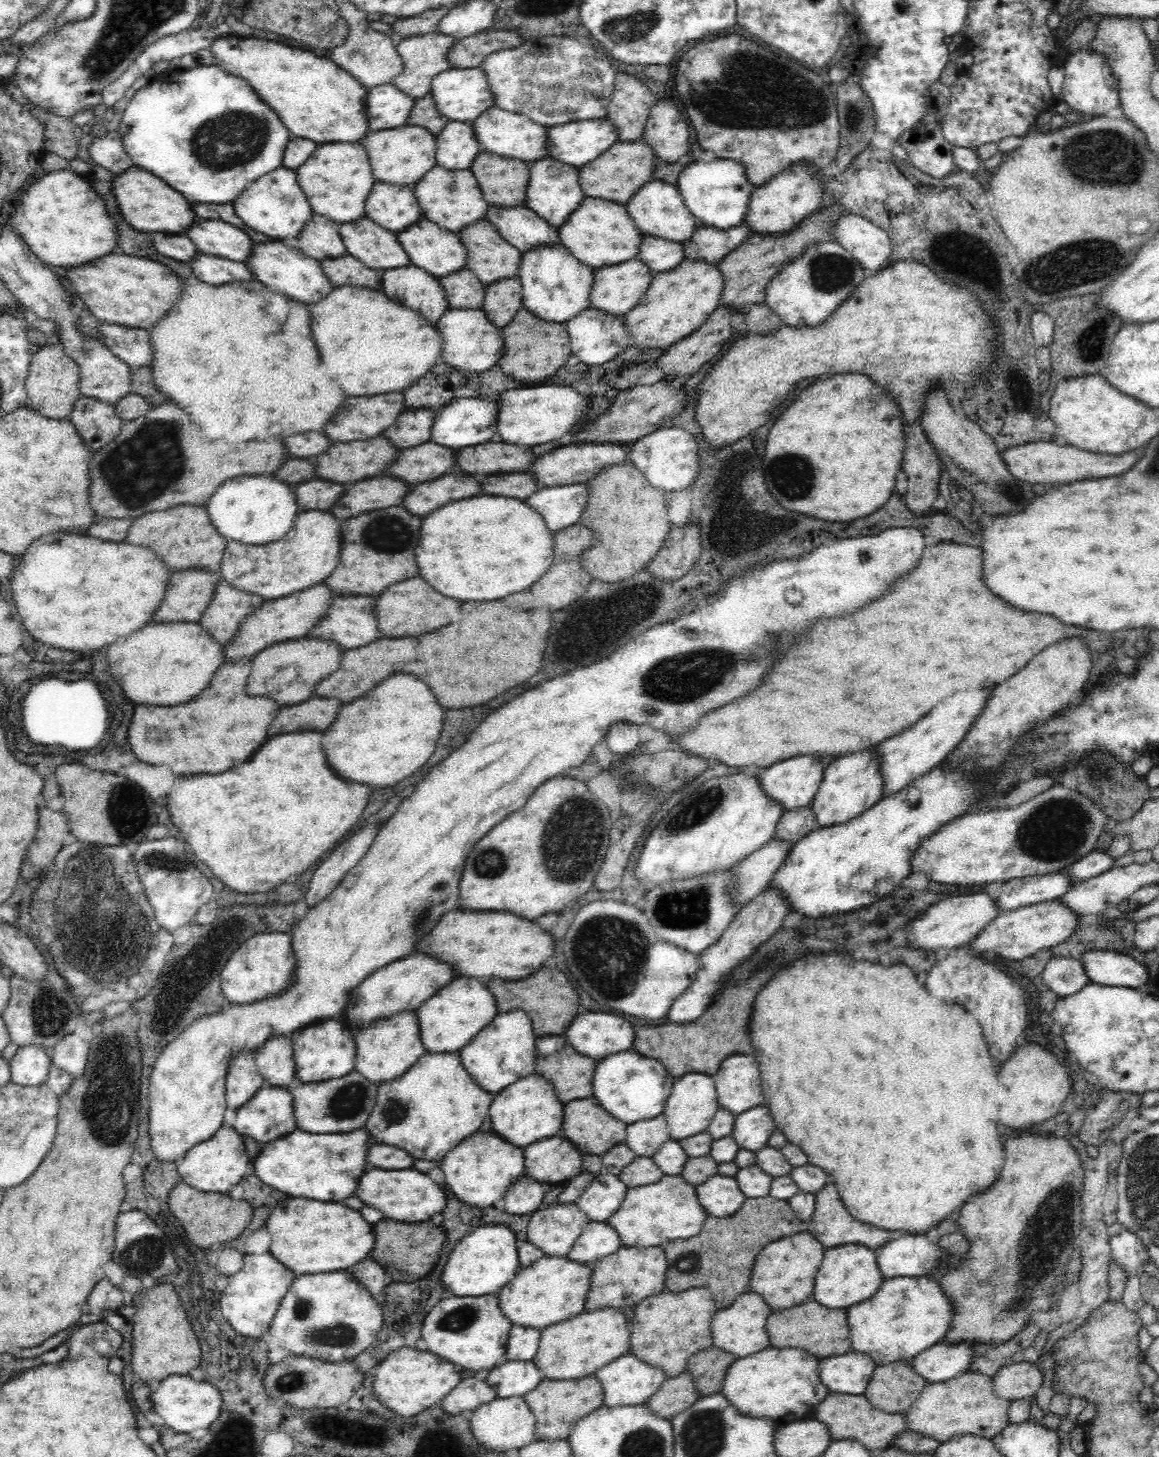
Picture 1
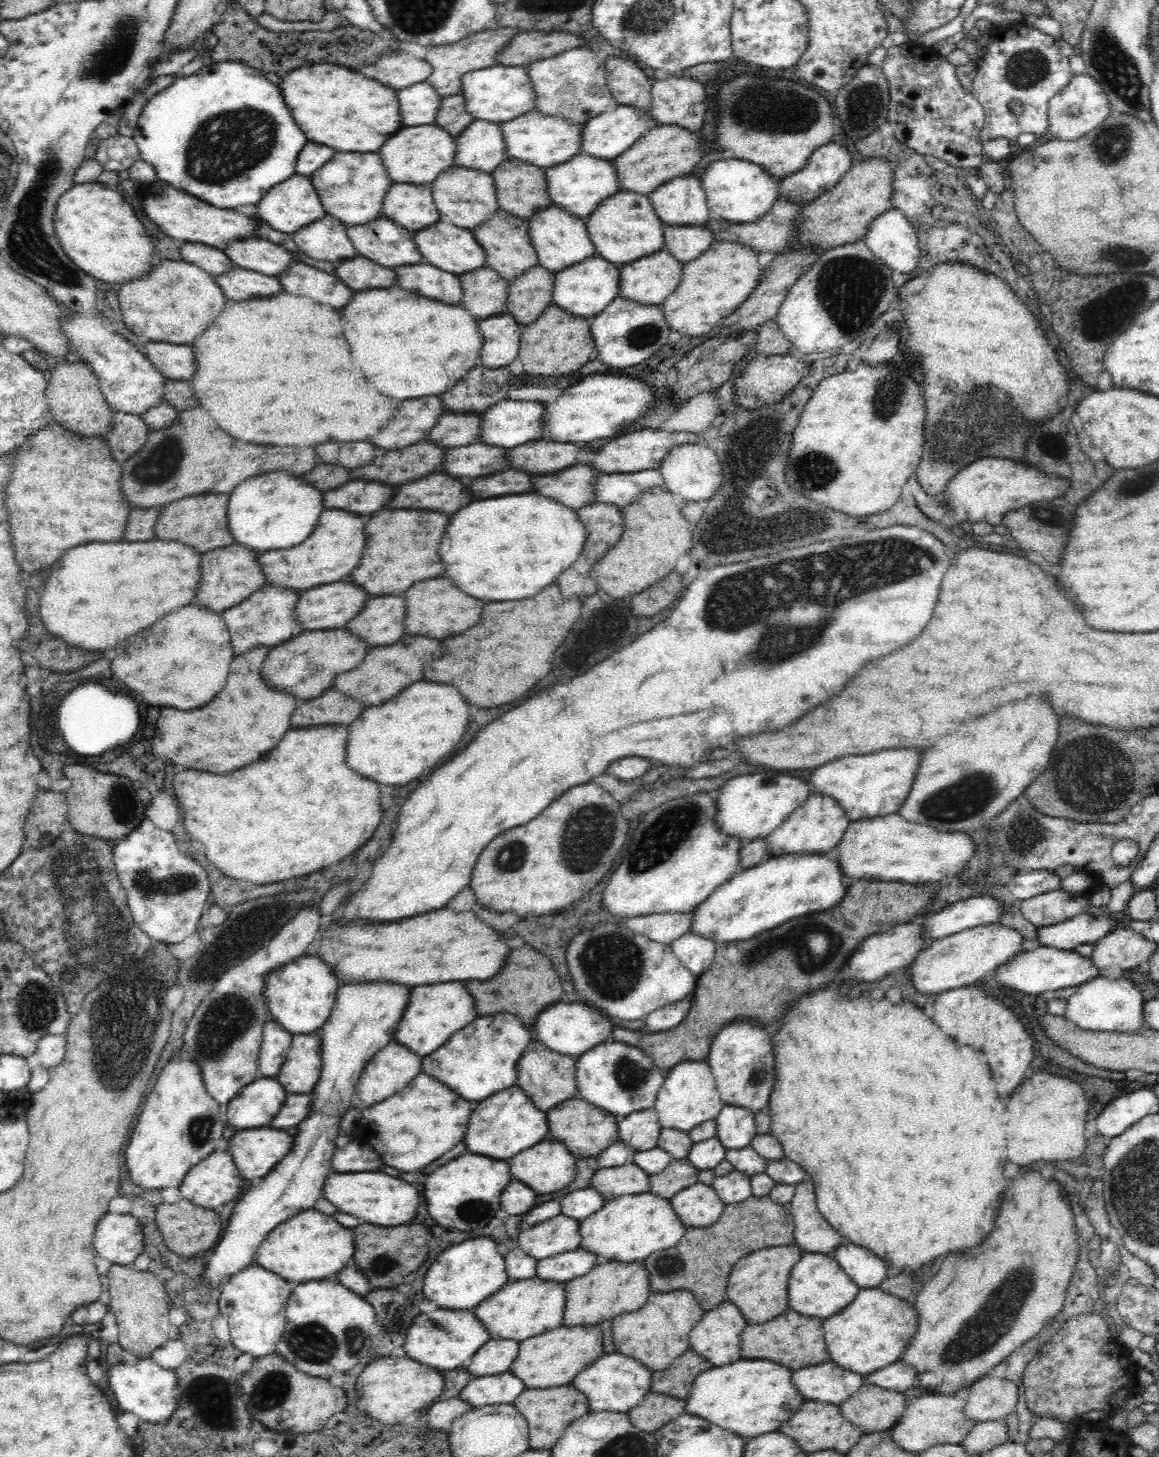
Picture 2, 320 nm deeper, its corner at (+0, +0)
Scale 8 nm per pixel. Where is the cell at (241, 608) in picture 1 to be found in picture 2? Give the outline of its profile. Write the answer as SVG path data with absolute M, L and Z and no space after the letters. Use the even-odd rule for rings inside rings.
M263 586L251 597L244 599L244 602L225 610L221 615L230 630L234 652L244 654L260 645L272 648L300 636L304 630L303 626L298 626L294 616L296 602L298 602L298 592L294 588Z

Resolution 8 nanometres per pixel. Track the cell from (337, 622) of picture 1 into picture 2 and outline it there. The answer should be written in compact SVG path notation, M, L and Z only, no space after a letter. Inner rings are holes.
M402 596L372 598L364 610L348 622L348 630L370 646L392 646L404 634L404 608Z

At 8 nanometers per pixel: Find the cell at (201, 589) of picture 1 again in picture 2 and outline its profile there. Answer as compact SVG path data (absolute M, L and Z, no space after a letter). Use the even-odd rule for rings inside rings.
M238 543L228 545L220 550L212 550L202 556L202 580L198 585L196 602L222 614L225 610L244 602L244 599L251 597L257 590L260 590L266 584L259 565L259 552L252 552L252 549Z

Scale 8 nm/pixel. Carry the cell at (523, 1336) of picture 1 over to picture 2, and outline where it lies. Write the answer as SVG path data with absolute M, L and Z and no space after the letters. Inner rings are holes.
M486 1340L462 1369L466 1369L471 1378L502 1374L510 1370L510 1364L514 1362L516 1354L518 1354L516 1341Z

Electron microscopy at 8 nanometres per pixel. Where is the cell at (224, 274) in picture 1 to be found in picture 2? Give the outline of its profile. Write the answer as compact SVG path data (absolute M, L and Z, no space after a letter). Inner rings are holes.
M240 267L230 270L224 276L218 276L216 282L220 284L222 292L236 302L276 296L282 292L279 277L264 276L264 274Z

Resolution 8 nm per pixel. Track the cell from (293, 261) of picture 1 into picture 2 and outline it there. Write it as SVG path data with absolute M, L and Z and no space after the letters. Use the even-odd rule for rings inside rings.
M302 260L292 263L284 274L278 277L284 292L296 296L308 296L316 302L330 304L332 308L344 308L354 296L354 292L348 286L344 286L340 278L320 272L312 266L306 266Z

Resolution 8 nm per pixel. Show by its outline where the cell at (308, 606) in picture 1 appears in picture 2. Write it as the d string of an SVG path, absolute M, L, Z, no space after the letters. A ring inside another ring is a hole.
M334 582L312 588L304 592L296 606L296 618L304 630L330 630L330 628L344 628L368 602L370 594L366 594L358 584L352 582Z

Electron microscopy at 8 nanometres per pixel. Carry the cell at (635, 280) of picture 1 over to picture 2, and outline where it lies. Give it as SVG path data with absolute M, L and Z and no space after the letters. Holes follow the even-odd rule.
M663 248L650 256L639 258L634 262L620 266L619 294L620 296L639 302L640 304L661 305L669 294L680 284L683 275L684 262L676 260L669 250Z

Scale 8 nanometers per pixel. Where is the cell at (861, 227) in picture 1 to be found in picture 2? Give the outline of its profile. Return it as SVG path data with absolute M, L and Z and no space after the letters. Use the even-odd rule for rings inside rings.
M885 210L870 223L865 235L867 247L888 268L912 272L918 266L918 235L901 210Z

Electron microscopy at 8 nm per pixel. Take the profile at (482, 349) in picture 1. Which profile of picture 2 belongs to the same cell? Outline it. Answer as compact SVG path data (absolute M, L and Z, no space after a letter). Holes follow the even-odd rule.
M510 313L494 315L480 322L484 346L480 364L491 369L509 365L519 356L522 326Z

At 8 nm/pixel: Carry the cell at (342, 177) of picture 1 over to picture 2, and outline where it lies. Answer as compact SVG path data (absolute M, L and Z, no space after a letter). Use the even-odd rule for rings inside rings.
M338 152L322 170L312 174L312 184L316 186L328 214L336 216L344 226L356 226L372 222L382 214L382 202L392 180L386 174L380 154Z

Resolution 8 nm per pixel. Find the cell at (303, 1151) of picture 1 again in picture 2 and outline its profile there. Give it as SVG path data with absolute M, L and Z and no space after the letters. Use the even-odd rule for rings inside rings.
M269 1126L238 1131L227 1140L226 1151L244 1179L257 1181L266 1176L292 1146L292 1136Z

